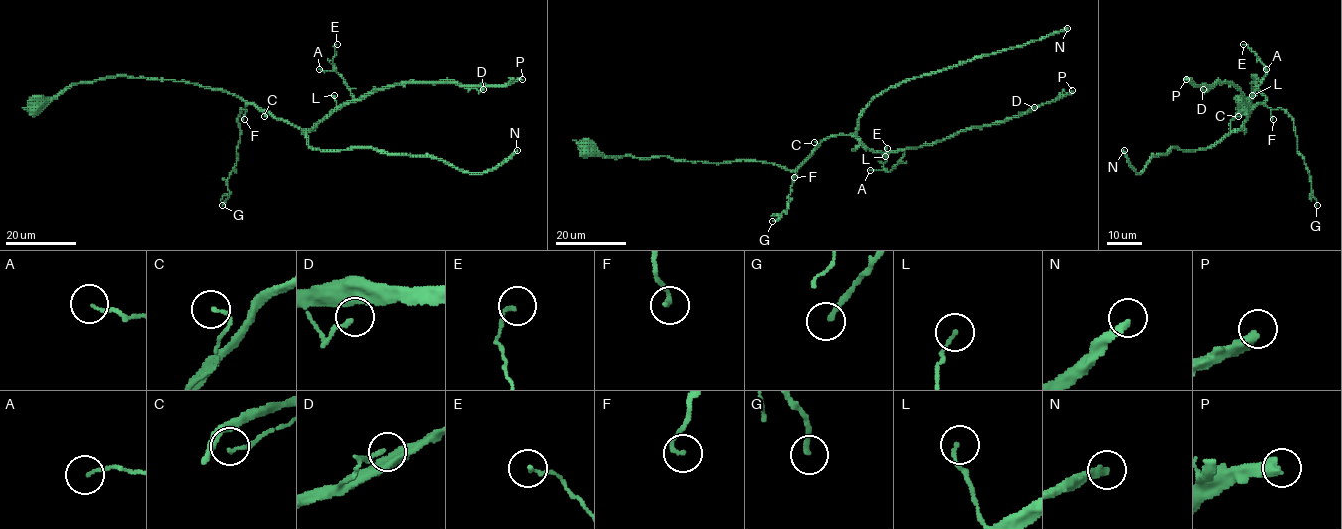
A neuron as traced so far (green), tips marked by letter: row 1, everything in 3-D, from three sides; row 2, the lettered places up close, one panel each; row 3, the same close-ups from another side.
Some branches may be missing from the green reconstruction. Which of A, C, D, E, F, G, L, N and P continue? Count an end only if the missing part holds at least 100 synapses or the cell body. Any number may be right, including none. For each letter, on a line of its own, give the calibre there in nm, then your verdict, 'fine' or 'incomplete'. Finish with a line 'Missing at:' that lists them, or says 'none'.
A: calibre 100 nm; fine
C: calibre 120 nm; fine
D: calibre 150 nm; fine
E: calibre 140 nm; fine
F: calibre 160 nm; fine
G: calibre 190 nm; fine
L: calibre 140 nm; fine
N: calibre 320 nm; incomplete
P: calibre 400 nm; fine
Missing at: N

